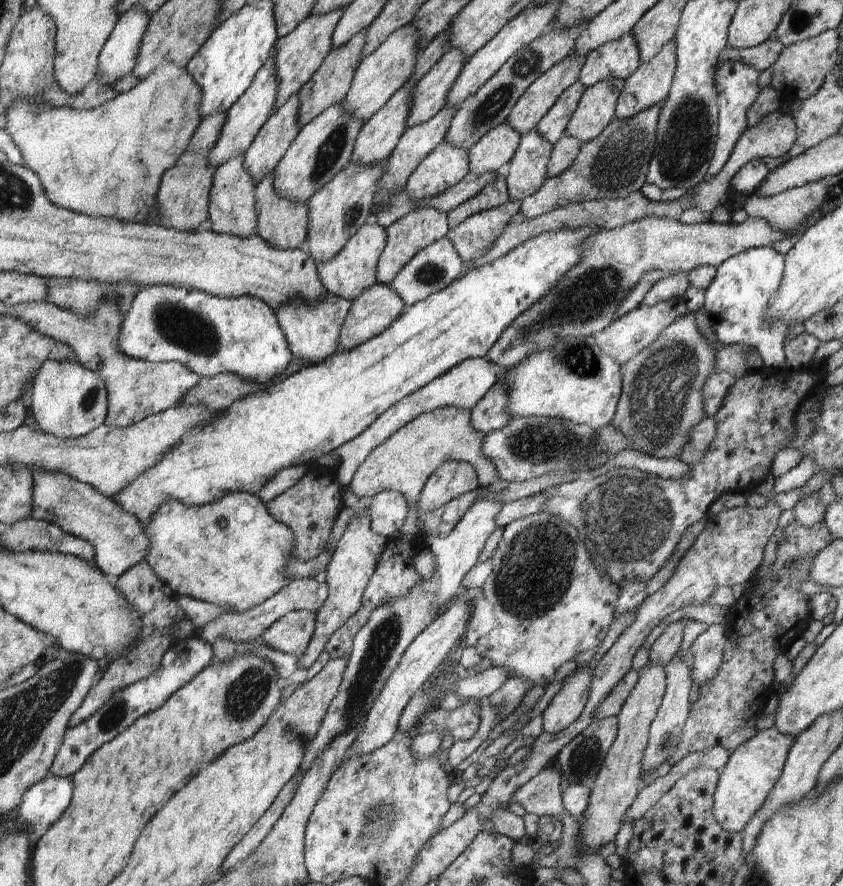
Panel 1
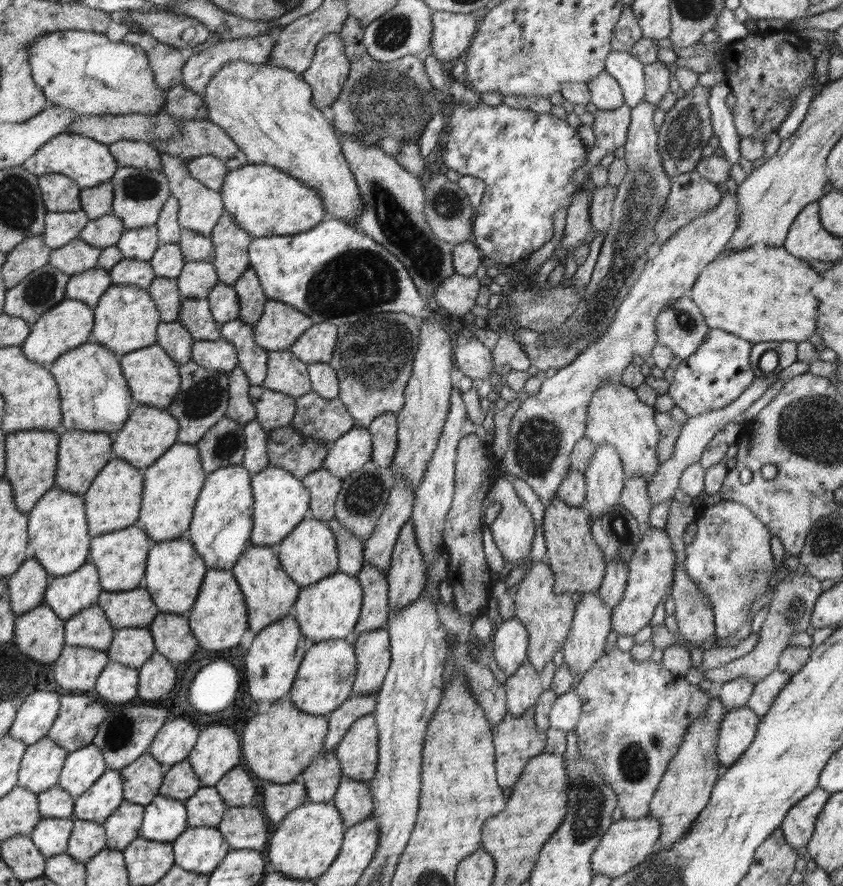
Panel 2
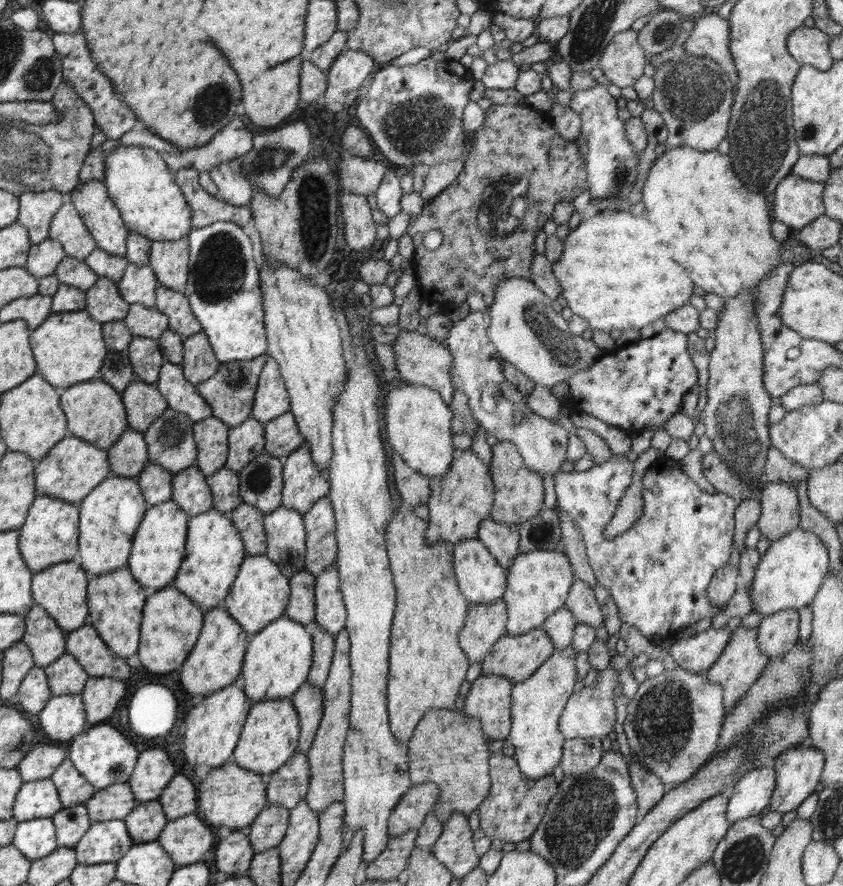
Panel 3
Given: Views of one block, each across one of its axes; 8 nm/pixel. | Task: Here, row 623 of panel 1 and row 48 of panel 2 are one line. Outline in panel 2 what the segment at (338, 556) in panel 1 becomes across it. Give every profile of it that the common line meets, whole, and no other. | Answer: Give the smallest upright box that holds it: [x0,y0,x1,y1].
[300,33,351,108]

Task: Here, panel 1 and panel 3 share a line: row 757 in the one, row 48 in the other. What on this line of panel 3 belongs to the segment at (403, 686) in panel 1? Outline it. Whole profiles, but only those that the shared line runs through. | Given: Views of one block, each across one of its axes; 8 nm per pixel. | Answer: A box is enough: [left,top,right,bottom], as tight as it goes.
[326,48,377,113]

